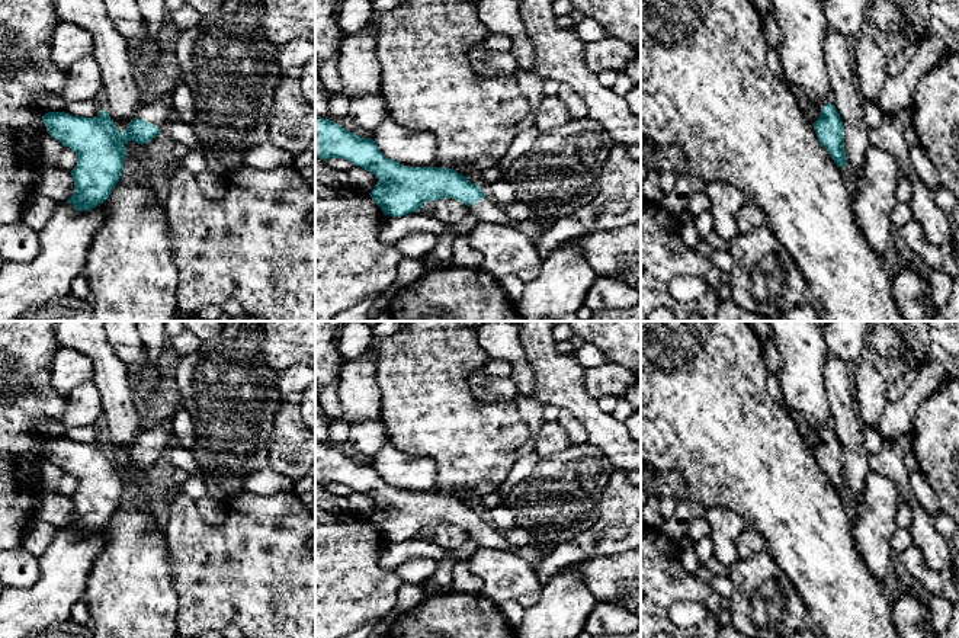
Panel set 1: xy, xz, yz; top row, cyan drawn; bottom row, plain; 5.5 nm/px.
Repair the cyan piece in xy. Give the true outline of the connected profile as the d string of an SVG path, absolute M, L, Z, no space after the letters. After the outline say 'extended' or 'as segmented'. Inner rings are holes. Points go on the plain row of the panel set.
M170 417L157 424L145 423L125 458L118 456L105 435L94 443L45 439L46 458L77 481L71 496L74 516L65 529L73 529L76 536L90 536L105 528L122 501L125 469L135 467L144 471L163 459L173 433Z | extended

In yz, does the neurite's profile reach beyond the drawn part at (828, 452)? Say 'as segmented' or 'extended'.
as segmented

